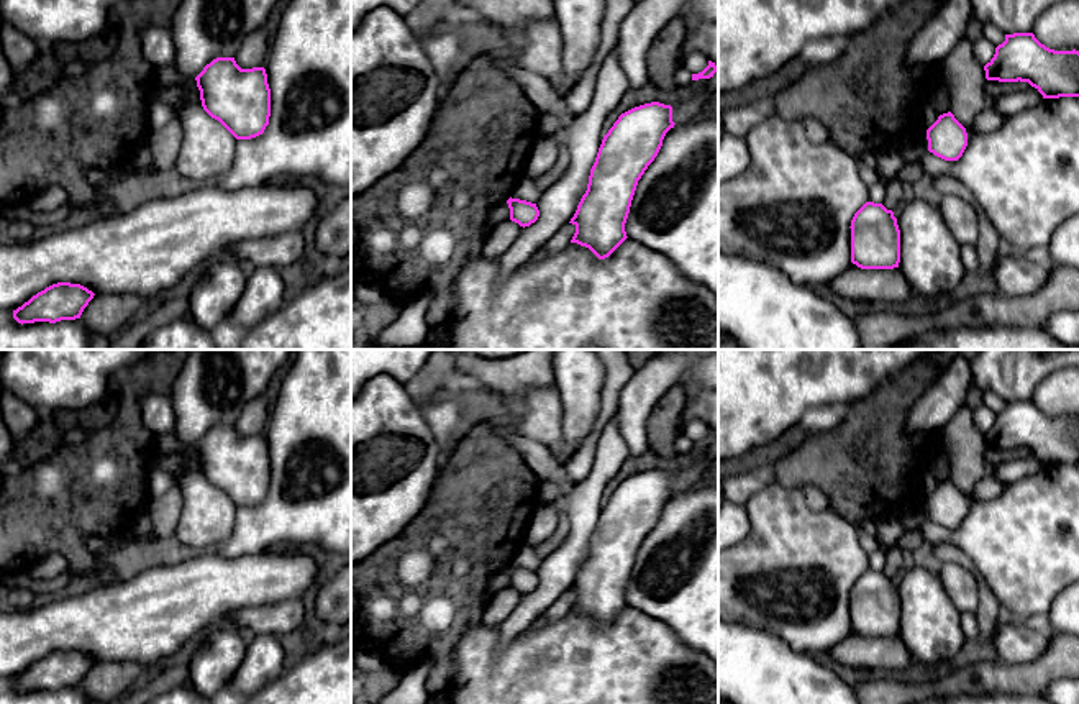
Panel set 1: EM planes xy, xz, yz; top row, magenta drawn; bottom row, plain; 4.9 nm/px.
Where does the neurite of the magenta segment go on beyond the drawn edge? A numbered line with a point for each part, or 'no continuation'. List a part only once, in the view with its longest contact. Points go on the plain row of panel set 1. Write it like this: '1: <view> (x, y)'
no continuation

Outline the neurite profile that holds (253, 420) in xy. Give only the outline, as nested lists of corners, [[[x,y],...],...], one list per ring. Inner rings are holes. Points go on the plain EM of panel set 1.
[[[266,395],[251,400],[238,417],[234,428],[241,437],[264,435],[271,405]]]

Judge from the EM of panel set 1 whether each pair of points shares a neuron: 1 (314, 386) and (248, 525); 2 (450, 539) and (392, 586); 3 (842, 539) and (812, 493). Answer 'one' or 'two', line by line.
1: one
2: one
3: two

